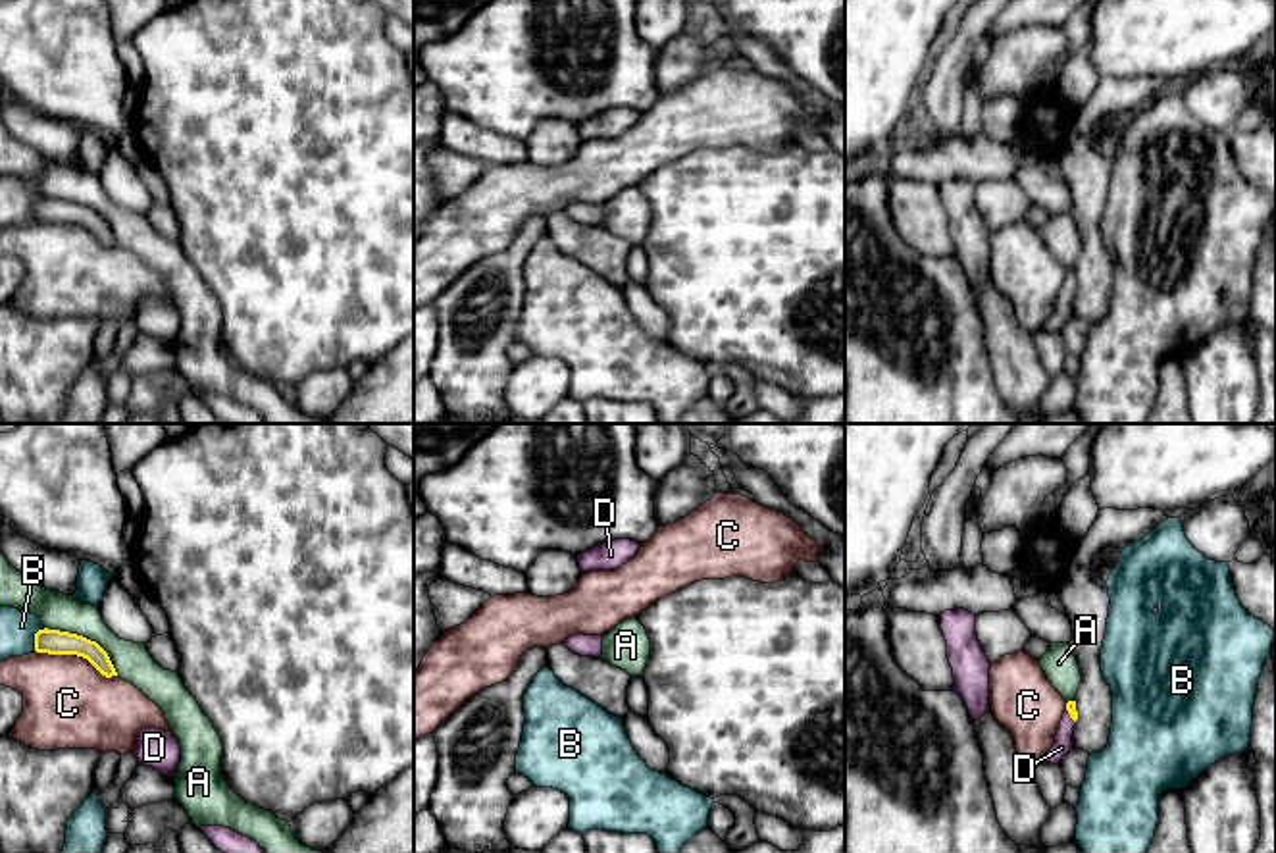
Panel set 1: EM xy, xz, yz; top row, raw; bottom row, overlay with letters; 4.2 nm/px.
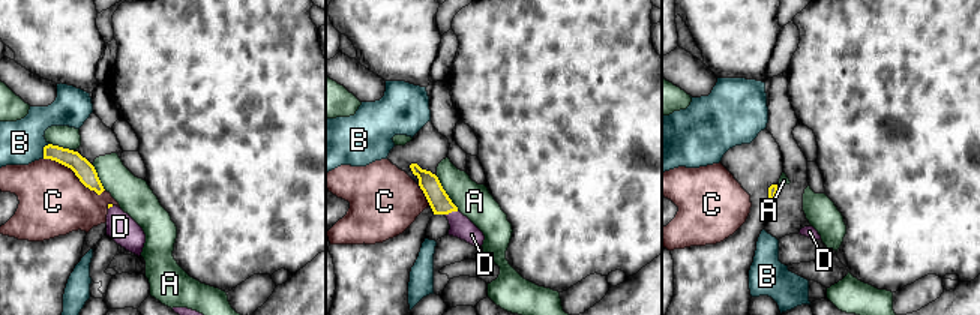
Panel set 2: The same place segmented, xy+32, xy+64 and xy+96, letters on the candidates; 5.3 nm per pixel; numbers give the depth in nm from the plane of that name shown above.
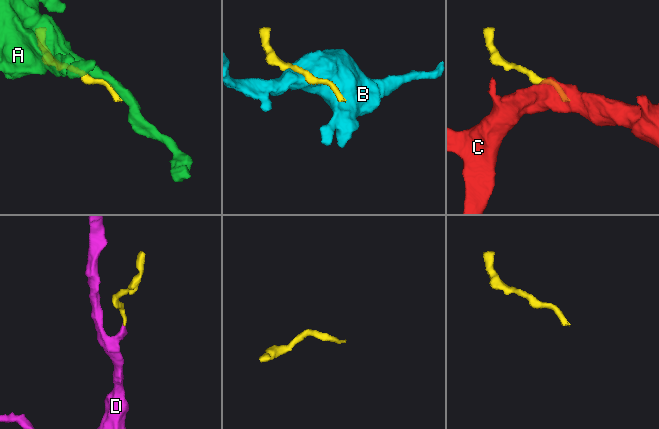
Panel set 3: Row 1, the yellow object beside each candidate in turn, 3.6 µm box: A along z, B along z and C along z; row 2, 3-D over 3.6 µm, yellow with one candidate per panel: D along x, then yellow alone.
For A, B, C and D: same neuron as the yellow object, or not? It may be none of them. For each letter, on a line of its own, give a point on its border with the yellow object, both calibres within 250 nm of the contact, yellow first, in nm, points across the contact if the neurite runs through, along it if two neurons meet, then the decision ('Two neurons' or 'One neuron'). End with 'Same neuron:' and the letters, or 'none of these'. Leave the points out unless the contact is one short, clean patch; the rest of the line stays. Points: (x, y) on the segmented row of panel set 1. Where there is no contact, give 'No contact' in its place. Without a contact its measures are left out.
A: Touches yellow at xy (85, 638). Thickness 110 nm (yellow) against 160 nm. Two neurons
B: Touches yellow at xy (35, 638). Thickness 110 nm (yellow) against 150 nm. Two neurons
C: Touches yellow at xy (76, 653). Thickness 110 nm (yellow) against 380 nm. Two neurons
D: Touches yellow at yz (1071, 717). Thickness 50 nm (yellow) against 80 nm. Path across: yz (1071, 705), (1071, 717), (1063, 742). One neuron
Same neuron: D

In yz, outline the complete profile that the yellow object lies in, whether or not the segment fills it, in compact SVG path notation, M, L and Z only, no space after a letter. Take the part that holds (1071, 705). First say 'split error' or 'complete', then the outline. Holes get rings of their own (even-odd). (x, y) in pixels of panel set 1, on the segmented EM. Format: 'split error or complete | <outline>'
split error | M1068 701L1053 747L1045 755L1045 763L1059 764L1062 757L1070 749L1074 749L1072 736L1076 720L1078 720L1076 701Z

